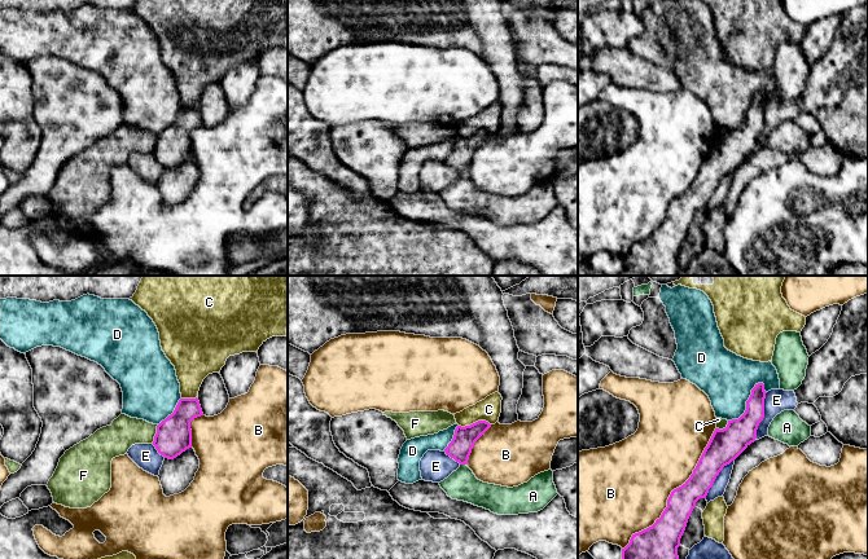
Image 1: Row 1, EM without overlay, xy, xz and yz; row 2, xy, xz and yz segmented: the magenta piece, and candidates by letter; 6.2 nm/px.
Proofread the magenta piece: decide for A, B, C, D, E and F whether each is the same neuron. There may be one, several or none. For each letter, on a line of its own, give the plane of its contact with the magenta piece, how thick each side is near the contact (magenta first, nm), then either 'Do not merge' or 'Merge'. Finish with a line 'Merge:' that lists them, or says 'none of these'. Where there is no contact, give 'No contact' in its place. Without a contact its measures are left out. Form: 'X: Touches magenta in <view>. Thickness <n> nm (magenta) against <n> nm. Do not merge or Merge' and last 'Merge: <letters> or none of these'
A: Touches magenta in xz. Thickness 140 nm (magenta) against 190 nm. Do not merge
B: Touches magenta in yz. Thickness 180 nm (magenta) against 480 nm. Do not merge
C: Touches magenta in xz. Thickness 140 nm (magenta) against 140 nm. Do not merge
D: Touches magenta in yz. Thickness 190 nm (magenta) against 320 nm. Do not merge
E: Touches magenta in yz. Thickness 190 nm (magenta) against 140 nm. Do not merge
F: Touches magenta in xy. Thickness 220 nm (magenta) against 190 nm. Do not merge
Merge: none of these

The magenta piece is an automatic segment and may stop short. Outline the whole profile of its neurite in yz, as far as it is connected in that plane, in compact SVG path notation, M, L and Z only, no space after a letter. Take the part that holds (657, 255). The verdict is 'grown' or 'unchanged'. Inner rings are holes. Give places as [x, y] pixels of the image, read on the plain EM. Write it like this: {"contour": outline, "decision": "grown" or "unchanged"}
{"contour": "M758 93L751 100L746 111L746 120L738 129L728 131L725 138L715 138L691 188L679 198L674 199L667 210L667 217L656 233L632 245L630 254L622 259L621 276L679 276L678 258L685 241L688 229L700 208L706 208L716 186L724 176L735 171L757 149L757 140L764 128L764 94Z", "decision": "unchanged"}

